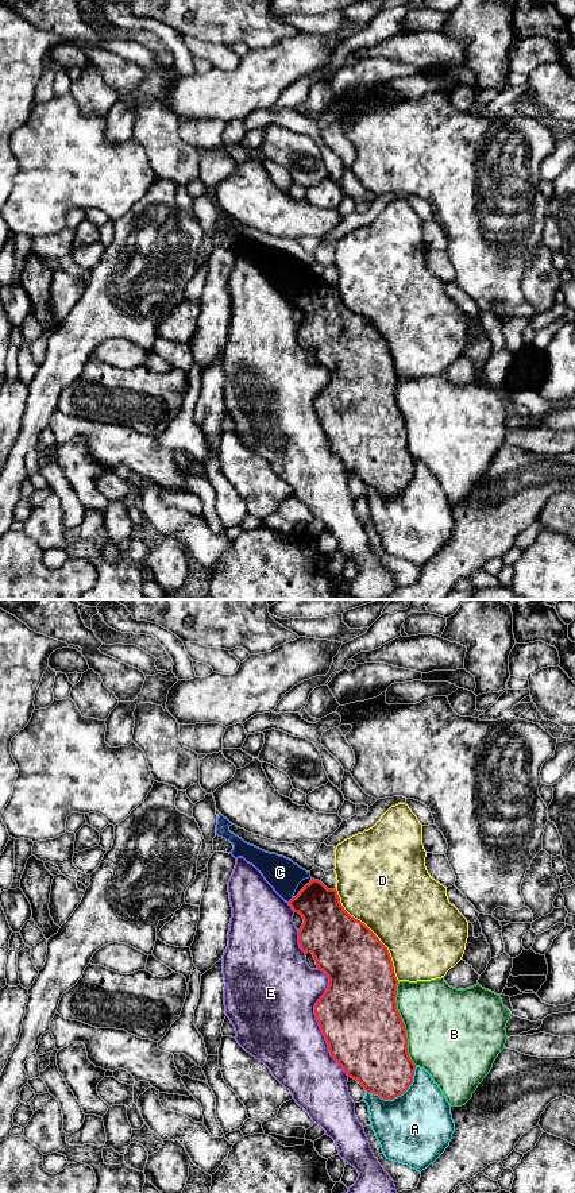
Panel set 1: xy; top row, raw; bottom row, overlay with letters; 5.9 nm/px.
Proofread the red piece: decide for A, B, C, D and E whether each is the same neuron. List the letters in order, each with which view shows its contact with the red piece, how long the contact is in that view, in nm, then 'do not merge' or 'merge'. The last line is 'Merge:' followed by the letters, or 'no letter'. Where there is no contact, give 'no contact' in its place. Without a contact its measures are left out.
A: contact in xy; length 340 nm; do not merge
B: contact in xy; length 500 nm; do not merge
C: contact in xy; length 50 nm; merge
D: contact in xy; length 650 nm; do not merge
E: contact in xy; length 650 nm; do not merge
Merge: C

